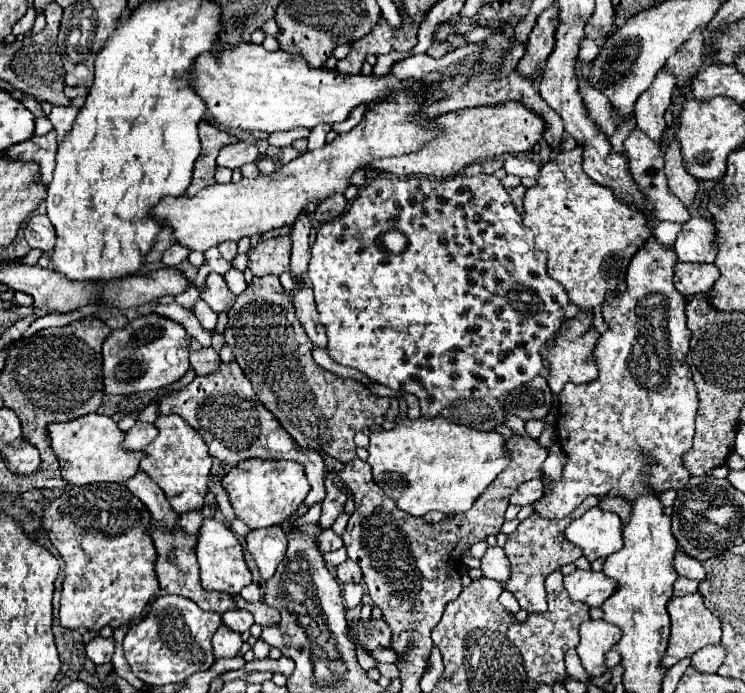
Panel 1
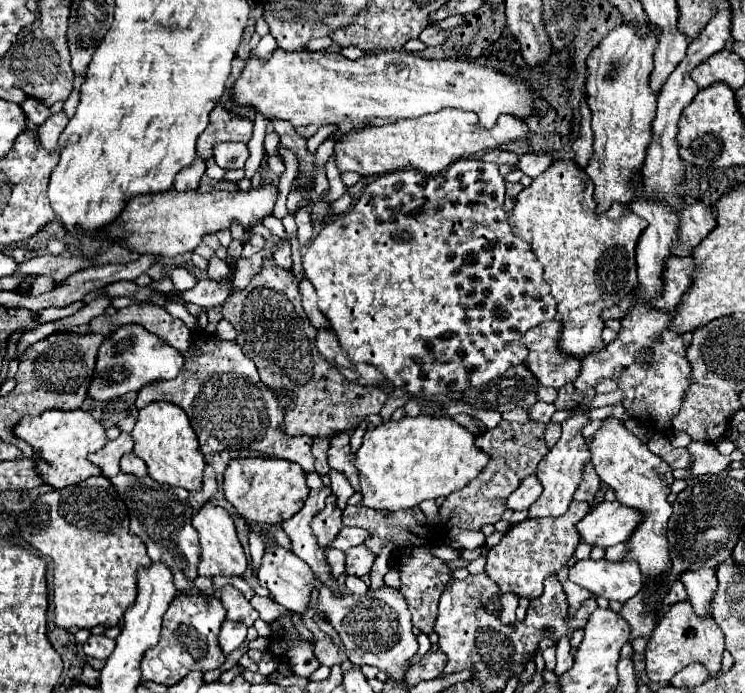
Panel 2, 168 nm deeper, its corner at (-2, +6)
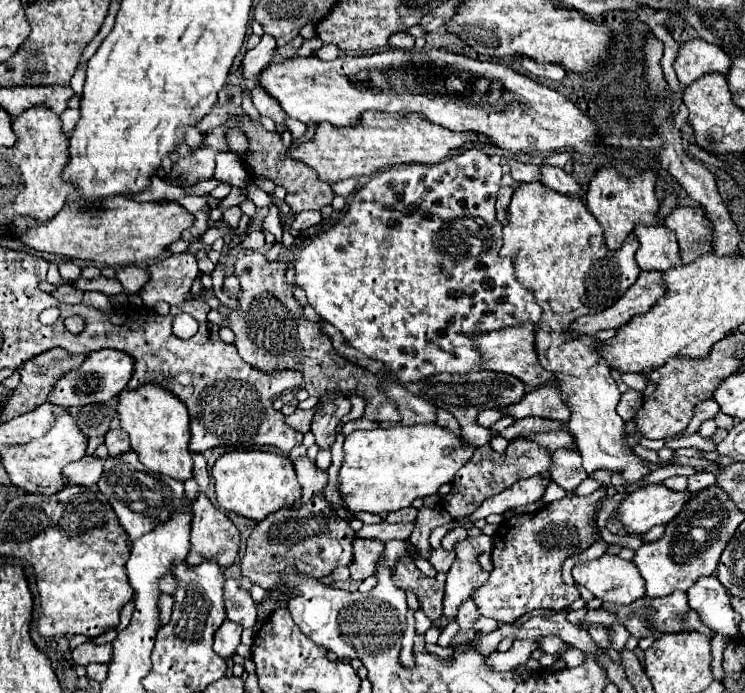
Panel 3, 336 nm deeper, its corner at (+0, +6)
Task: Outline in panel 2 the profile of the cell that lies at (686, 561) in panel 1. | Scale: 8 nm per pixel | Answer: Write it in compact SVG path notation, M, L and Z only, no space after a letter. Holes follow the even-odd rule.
M698 568L694 572L684 572L680 582L686 586L688 600L698 616L712 616L710 602L718 590L718 578L714 568Z

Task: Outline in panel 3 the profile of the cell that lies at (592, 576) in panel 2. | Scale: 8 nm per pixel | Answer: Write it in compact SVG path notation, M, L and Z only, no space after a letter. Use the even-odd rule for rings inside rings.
M604 554L596 560L586 560L580 562L572 568L572 578L578 586L588 588L596 598L602 602L612 602L612 604L632 604L638 598L644 596L644 578L636 570L636 564L630 560L622 560L620 556L610 556Z

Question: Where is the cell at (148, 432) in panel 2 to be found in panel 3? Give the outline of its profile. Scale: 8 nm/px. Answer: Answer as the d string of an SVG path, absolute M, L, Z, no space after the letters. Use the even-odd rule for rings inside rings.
M140 386L140 390L122 390L118 396L118 414L122 430L128 432L132 450L138 454L140 462L158 474L166 474L174 480L186 482L192 478L194 464L188 450L190 426L186 406L162 386Z

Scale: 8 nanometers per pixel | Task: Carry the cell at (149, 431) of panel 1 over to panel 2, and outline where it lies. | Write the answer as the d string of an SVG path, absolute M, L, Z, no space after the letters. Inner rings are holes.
M120 434L116 440L108 442L102 450L90 454L90 462L94 462L94 466L100 468L100 474L106 478L116 476L118 470L118 460L122 458L122 454L130 452L134 446L132 436L130 434Z

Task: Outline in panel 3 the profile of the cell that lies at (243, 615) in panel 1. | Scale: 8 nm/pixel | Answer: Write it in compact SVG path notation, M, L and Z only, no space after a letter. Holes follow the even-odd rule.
M228 578L224 582L224 602L226 602L226 614L228 620L242 624L244 628L252 628L258 620L256 604L248 590L242 590L240 584L234 578Z

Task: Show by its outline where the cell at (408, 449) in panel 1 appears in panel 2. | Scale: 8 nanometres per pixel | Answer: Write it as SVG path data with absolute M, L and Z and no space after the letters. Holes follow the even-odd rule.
M402 418L368 430L356 452L362 504L376 510L414 508L424 500L448 496L466 486L488 464L488 454L474 446L474 436L450 418Z

